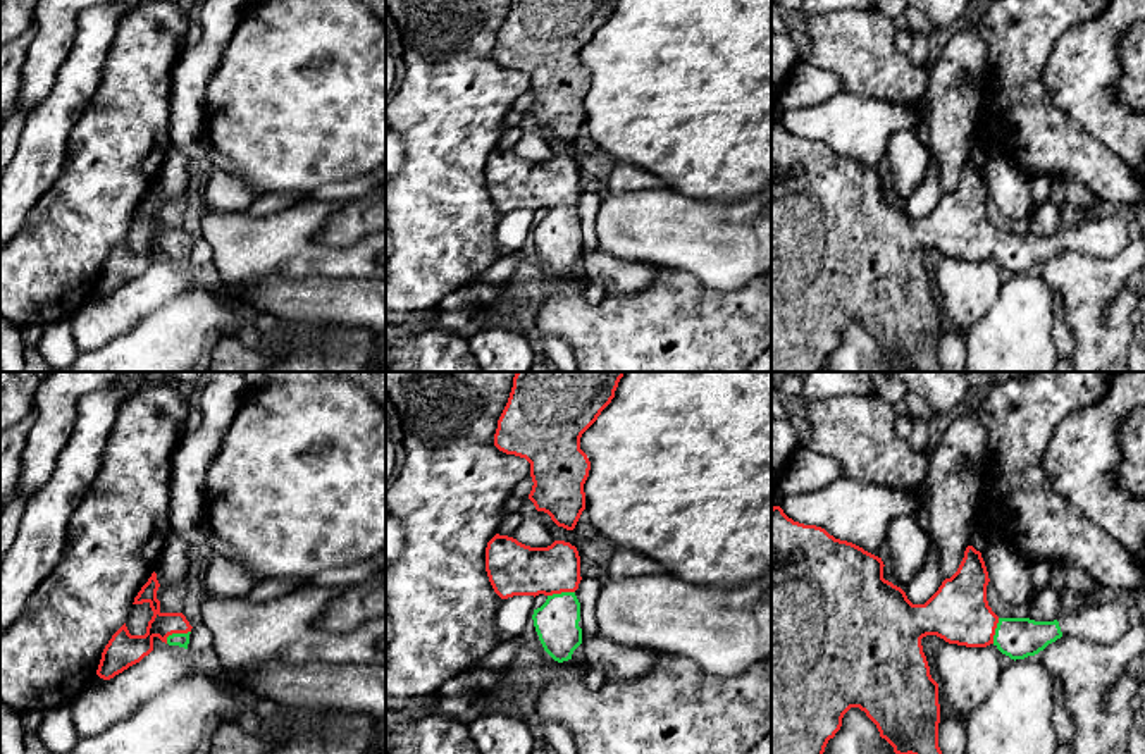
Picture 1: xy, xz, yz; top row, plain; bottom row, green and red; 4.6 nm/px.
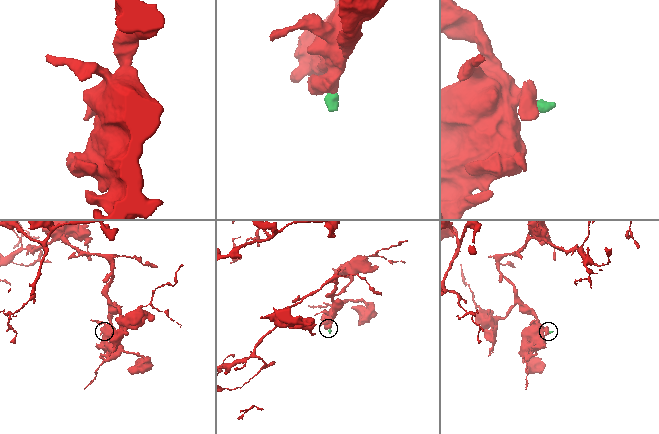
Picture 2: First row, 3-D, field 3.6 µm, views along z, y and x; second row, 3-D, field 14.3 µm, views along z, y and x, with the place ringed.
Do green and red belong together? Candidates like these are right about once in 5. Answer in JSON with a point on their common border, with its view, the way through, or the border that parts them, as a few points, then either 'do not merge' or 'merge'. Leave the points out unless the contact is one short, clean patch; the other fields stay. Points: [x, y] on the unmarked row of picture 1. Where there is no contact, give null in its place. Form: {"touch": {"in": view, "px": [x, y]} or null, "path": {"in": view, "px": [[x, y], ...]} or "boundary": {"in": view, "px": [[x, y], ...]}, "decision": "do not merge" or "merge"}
{"touch": {"in": "xy", "px": [176, 248]}, "path": {"in": "xy", "px": [[176, 253], [176, 248], [154, 247], [126, 264]]}, "decision": "merge"}

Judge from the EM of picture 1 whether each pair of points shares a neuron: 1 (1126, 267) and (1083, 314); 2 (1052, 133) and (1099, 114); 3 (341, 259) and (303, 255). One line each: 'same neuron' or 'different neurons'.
1: same neuron
2: different neurons
3: same neuron

